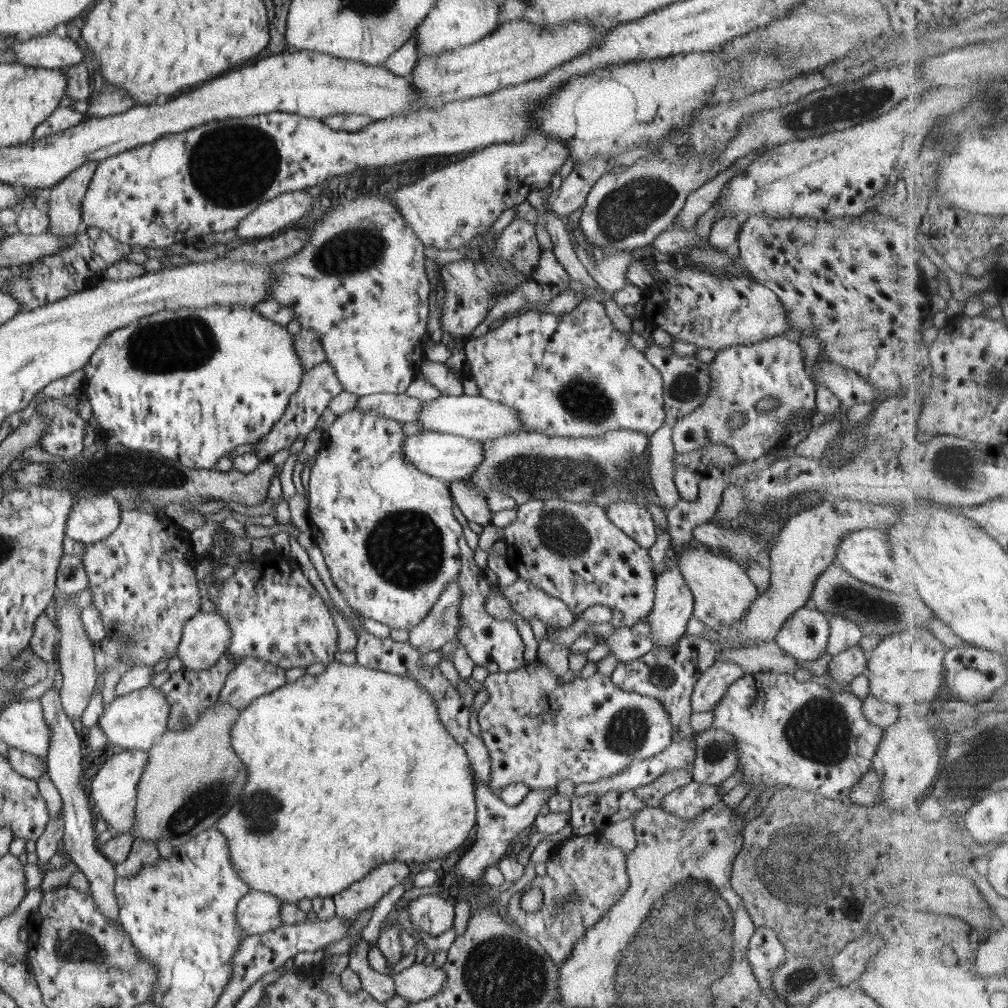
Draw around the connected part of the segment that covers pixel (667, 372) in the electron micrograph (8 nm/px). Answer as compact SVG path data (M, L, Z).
M648 345L644 350L645 357L650 361L663 378L663 401L666 421L674 422L681 416L693 412L711 389L710 364L702 363L690 356L676 355L670 349L660 345Z

